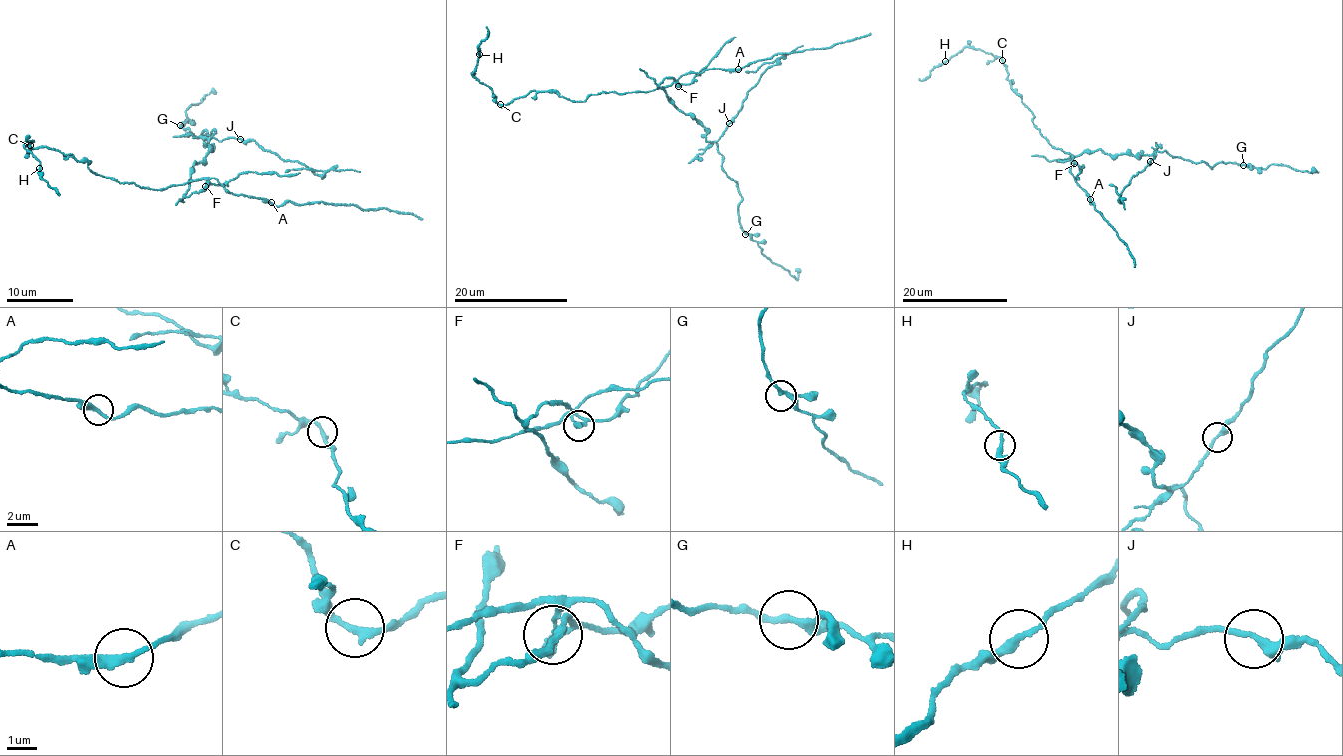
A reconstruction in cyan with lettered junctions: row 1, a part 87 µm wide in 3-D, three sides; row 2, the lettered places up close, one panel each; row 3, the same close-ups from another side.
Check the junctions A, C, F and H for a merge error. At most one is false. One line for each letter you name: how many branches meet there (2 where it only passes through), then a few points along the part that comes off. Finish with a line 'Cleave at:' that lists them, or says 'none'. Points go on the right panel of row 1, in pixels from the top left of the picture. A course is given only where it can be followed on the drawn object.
F: 2 branches meet; foreign part runs (1075, 163), (1058, 160), (1098, 150), (1146, 155), (1164, 150), (1211, 168), (1223, 161), (1316, 172), (1312, 169)
Cleave at: F

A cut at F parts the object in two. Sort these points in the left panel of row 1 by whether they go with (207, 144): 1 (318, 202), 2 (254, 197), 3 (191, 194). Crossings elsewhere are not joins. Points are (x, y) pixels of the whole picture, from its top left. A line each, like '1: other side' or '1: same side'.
1: other side
2: other side
3: same side

